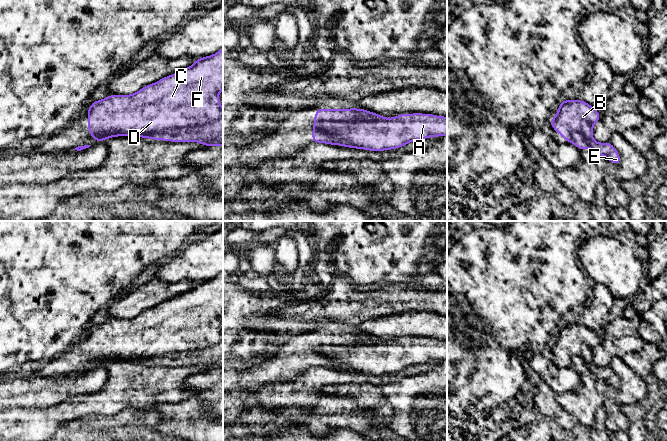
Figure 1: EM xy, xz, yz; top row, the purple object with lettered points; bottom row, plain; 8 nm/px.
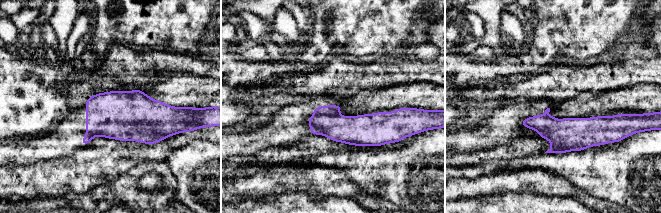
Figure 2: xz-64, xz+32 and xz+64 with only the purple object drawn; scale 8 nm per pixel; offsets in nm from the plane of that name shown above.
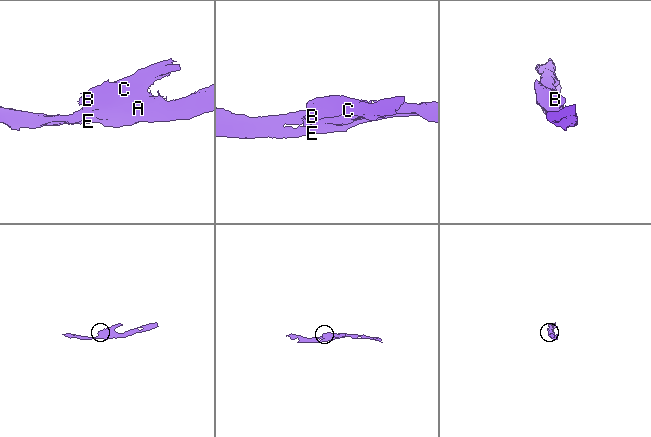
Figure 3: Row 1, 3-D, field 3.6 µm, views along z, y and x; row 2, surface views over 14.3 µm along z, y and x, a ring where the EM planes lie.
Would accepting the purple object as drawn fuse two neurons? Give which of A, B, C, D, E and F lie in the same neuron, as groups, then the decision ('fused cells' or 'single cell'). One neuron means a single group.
A E / B C D F | fused cells

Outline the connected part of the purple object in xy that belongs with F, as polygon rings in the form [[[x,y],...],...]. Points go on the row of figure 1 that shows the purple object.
[[[223,48],[217,53],[197,59],[190,67],[166,76],[153,84],[142,87],[130,95],[112,94],[93,102],[88,107],[88,133],[106,133],[108,138],[130,134],[149,134],[175,128],[204,125],[223,117],[218,92],[223,90]]]

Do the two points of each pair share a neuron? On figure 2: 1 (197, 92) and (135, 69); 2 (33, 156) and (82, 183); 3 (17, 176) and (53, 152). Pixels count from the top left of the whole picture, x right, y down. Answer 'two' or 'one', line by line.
1: two
2: two
3: two

